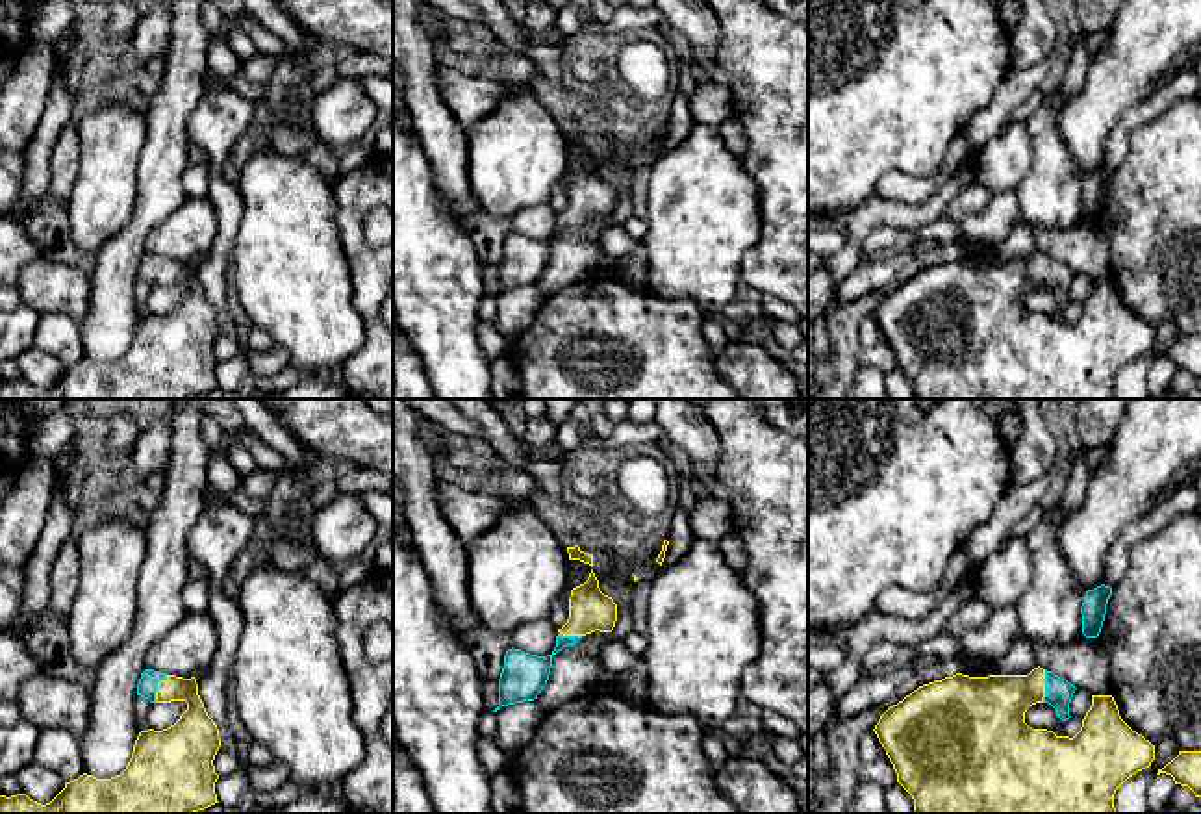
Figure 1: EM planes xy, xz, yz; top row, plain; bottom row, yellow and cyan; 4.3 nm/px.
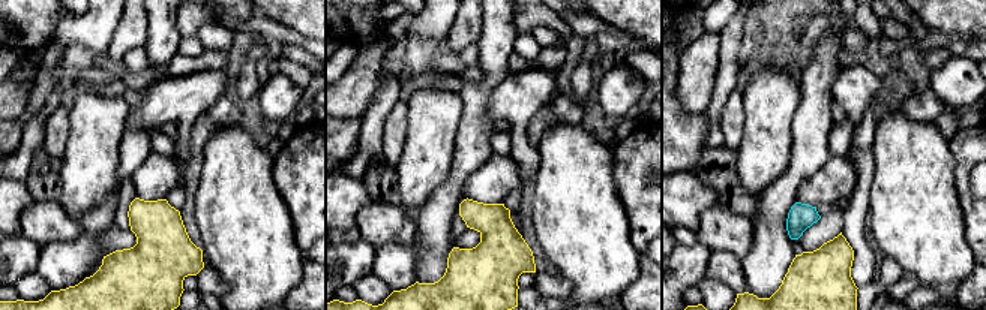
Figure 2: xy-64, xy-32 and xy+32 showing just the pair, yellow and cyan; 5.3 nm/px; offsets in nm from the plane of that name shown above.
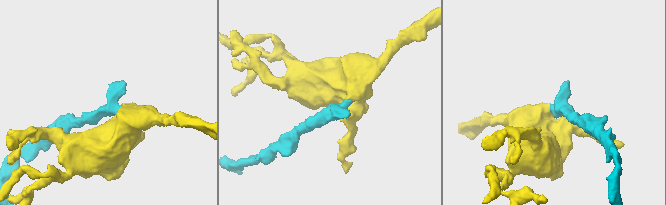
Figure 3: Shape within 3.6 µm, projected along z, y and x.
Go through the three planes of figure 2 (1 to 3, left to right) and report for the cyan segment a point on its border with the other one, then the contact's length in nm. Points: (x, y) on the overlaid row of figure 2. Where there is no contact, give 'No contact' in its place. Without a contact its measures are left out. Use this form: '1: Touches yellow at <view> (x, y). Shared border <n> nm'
1: No contact
2: No contact
3: No contact

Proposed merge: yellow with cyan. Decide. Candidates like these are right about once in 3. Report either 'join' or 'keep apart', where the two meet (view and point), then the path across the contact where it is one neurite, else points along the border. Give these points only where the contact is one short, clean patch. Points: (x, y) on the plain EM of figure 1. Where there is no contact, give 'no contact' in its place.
join; contact xy (158, 273); way xy (195, 317), (195, 290), (158, 273), (147, 271)

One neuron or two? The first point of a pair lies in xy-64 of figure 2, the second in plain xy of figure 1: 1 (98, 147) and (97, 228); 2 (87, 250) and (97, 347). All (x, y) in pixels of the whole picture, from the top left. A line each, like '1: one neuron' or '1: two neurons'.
1: one neuron
2: two neurons

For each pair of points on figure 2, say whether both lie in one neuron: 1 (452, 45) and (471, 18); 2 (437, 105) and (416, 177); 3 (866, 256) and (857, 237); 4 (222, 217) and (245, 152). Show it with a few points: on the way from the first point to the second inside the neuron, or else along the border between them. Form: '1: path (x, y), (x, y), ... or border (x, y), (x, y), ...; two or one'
1: path (458, 39), (467, 29), (467, 24); one
2: path (432, 123), (426, 159); one
3: path (862, 252), (857, 241); one
4: path (236, 201), (236, 168); one

